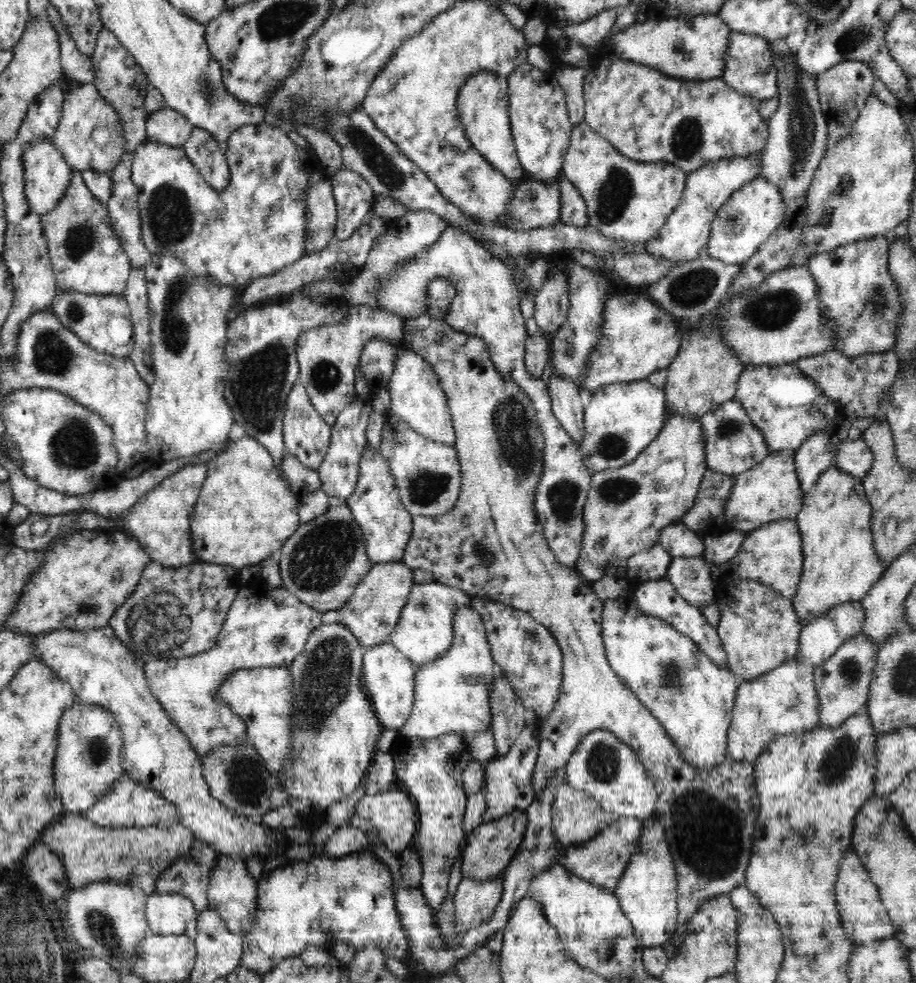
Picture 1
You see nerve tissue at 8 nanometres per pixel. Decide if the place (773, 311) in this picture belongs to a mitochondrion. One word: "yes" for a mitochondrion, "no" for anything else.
yes

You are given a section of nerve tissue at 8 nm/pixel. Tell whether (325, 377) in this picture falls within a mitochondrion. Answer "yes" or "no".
yes

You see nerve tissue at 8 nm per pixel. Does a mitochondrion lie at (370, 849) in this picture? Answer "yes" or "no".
no

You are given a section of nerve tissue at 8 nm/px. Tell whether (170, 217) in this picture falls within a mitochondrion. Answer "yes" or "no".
yes

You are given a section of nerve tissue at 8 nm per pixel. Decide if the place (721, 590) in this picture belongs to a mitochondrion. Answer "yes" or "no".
no

